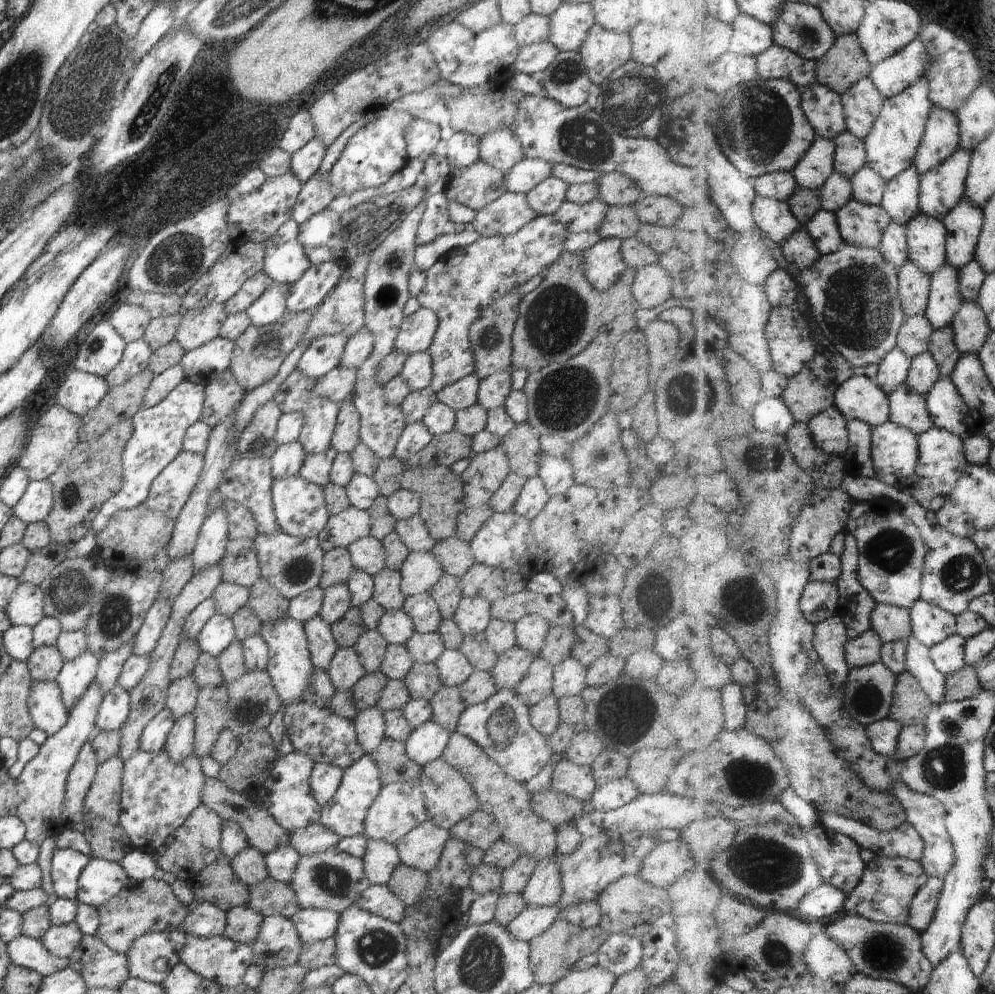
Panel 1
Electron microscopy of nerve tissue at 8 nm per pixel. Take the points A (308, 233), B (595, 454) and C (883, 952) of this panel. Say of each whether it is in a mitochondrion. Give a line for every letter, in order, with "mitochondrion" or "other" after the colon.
A: other
B: mitochondrion
C: mitochondrion

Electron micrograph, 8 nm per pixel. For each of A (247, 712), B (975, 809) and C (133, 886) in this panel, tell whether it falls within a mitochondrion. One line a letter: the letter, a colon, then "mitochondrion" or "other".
A: mitochondrion
B: other
C: other

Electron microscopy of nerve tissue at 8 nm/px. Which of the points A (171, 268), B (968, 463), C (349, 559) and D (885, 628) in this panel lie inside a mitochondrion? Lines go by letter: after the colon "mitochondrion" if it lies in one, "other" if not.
A: mitochondrion
B: other
C: other
D: other

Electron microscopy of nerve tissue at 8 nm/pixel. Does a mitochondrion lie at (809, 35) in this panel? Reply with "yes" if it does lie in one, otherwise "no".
yes

